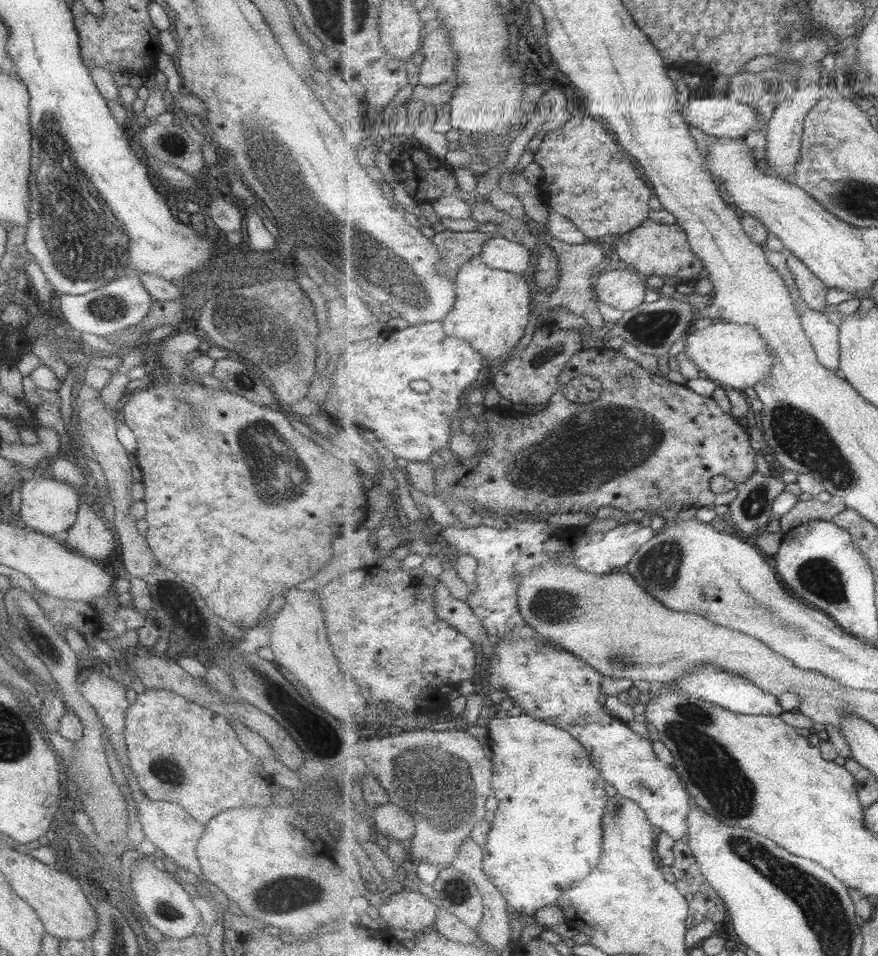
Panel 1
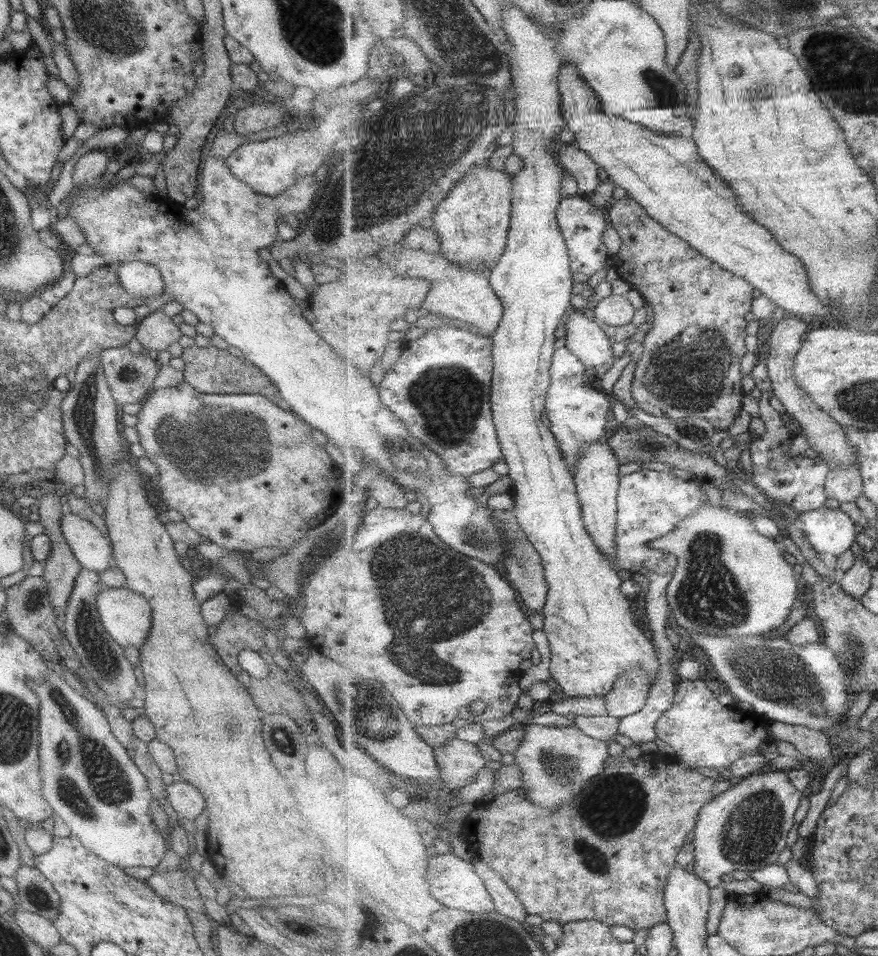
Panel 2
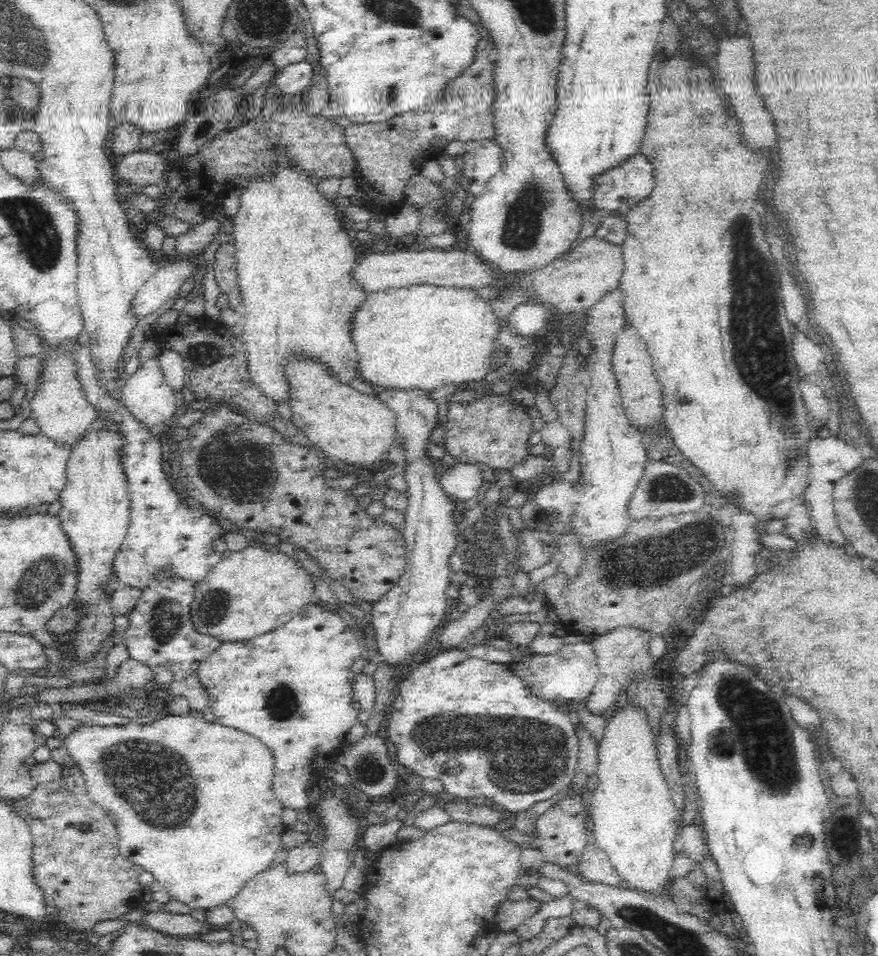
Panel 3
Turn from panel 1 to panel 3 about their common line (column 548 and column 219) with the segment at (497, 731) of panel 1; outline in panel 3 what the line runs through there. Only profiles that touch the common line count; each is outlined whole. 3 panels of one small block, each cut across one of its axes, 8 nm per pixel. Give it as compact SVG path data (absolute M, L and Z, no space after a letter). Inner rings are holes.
M183 714L180 716L168 715L151 724L139 724L135 720L128 721L125 725L100 726L85 722L78 726L76 732L66 736L63 740L68 754L83 773L86 781L87 795L96 805L106 808L120 830L120 852L122 856L130 858L134 864L140 865L142 870L152 874L154 880L168 892L169 898L174 898L193 910L210 912L217 906L226 905L230 899L244 888L248 880L266 870L273 862L276 852L282 847L282 834L287 826L282 823L284 810L281 802L276 798L273 790L274 755L256 736L250 736L246 732L226 728L216 722L207 722L200 714Z

